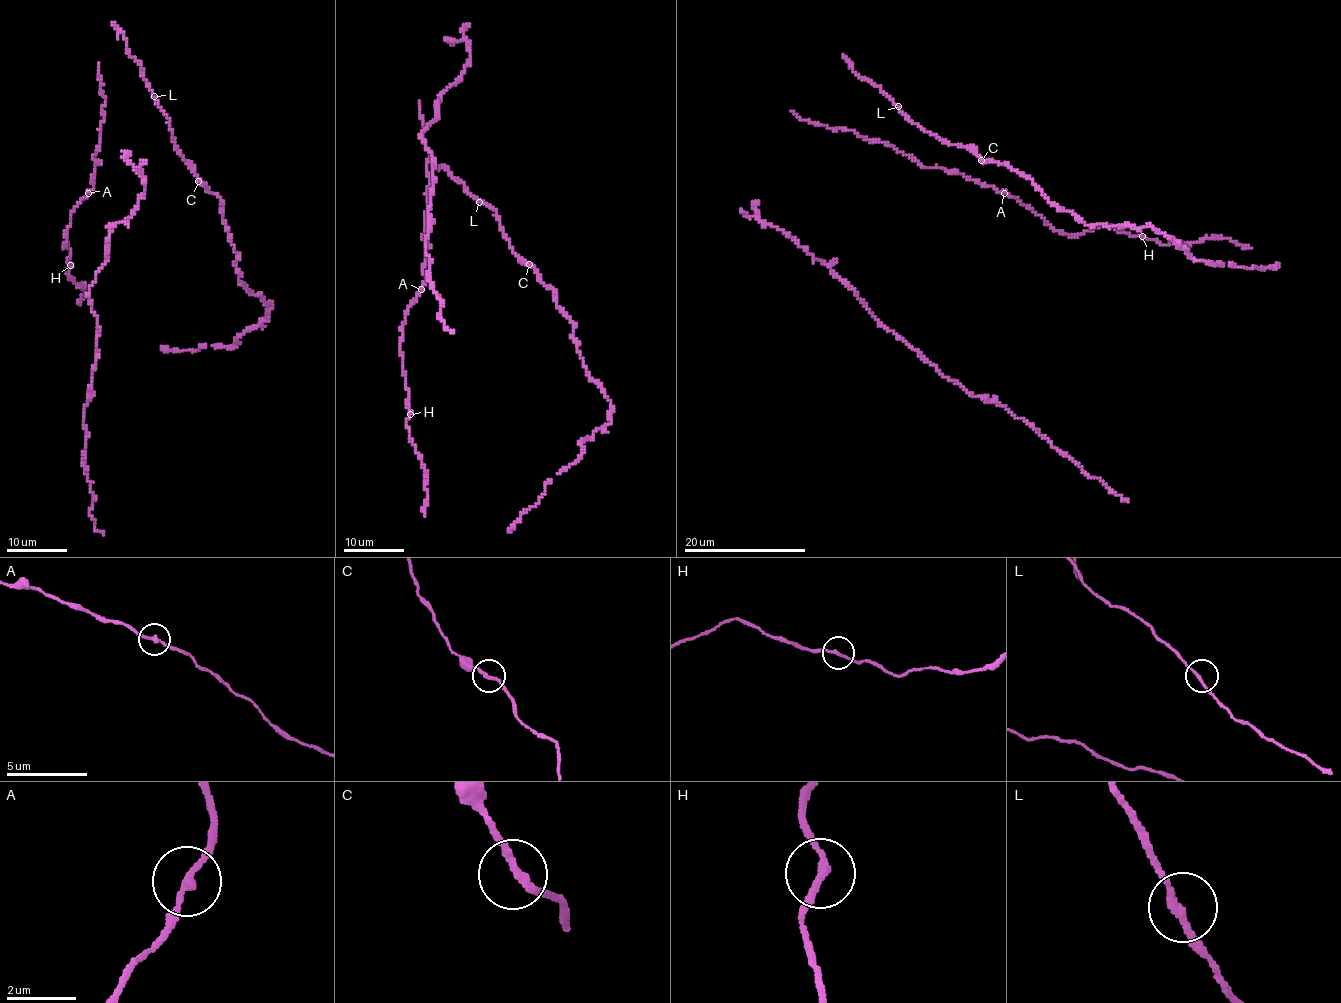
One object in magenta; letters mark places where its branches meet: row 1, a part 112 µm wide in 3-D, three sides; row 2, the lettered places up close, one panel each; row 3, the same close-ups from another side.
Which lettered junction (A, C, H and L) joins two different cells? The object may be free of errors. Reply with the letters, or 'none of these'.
none of these

